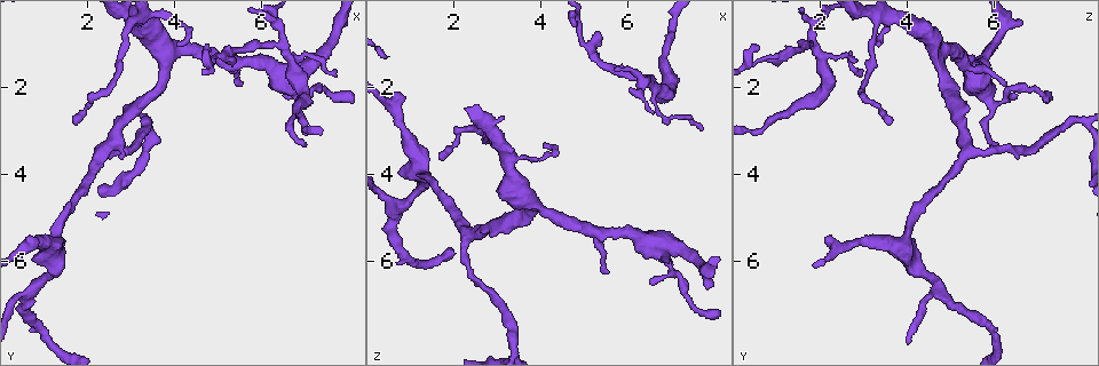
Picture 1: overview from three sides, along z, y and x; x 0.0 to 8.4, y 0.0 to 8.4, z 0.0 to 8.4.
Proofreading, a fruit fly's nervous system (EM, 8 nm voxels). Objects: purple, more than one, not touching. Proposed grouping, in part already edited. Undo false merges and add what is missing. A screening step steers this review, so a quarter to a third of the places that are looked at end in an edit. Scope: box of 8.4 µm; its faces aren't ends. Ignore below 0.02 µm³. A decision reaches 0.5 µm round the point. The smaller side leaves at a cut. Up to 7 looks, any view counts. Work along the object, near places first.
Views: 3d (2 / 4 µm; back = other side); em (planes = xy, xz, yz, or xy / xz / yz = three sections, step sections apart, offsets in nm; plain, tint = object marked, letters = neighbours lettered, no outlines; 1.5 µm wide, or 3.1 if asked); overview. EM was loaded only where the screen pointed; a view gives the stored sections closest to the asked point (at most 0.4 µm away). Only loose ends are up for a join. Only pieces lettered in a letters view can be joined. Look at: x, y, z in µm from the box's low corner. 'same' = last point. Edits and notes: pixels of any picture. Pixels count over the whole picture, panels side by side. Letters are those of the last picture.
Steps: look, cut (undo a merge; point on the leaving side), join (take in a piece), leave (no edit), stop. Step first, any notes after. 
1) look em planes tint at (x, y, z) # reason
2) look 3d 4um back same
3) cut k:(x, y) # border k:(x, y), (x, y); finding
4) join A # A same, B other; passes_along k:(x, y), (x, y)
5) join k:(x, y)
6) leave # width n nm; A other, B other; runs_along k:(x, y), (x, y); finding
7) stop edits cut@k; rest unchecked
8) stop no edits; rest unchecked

look em xy step 4 tint at (7.05, 2.30, 6.20) # a narrow waist

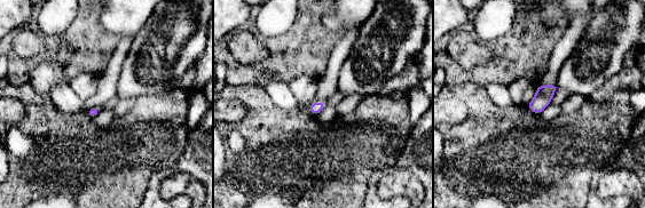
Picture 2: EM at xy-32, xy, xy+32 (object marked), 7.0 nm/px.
look em yz step 4 tint same

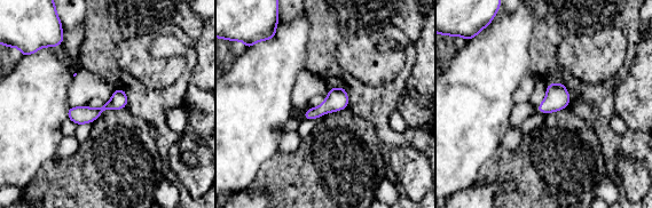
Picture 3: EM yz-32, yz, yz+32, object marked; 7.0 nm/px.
look em yz step 4 letters same # what lies round it

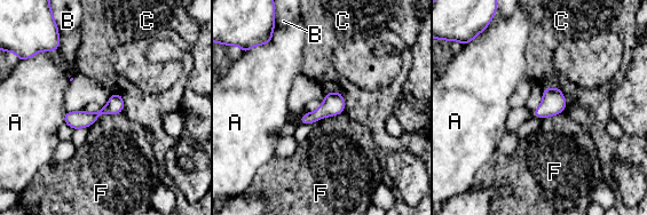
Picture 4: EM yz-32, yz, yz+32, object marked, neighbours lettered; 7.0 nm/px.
leave # longest_contact F 260 nm; A other, B other, C other, F other; all the same cell

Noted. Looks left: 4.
look 3d 2um at (7.75, 1.65, 3.00) # branch stops here

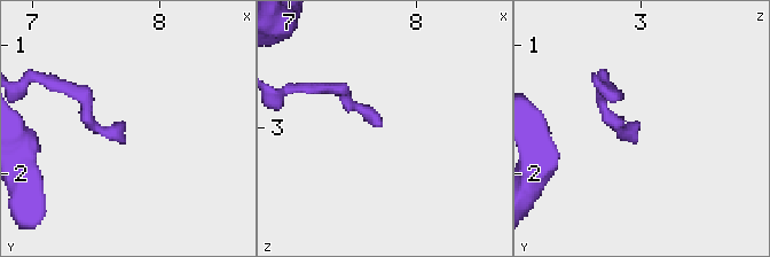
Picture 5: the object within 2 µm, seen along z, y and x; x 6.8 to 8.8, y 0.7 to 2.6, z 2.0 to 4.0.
look em yz step 8 letters at (7.72, 1.62, 3.00)

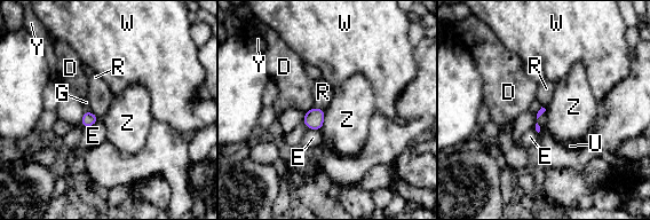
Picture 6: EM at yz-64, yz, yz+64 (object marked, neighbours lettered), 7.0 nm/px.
look em planes letters same

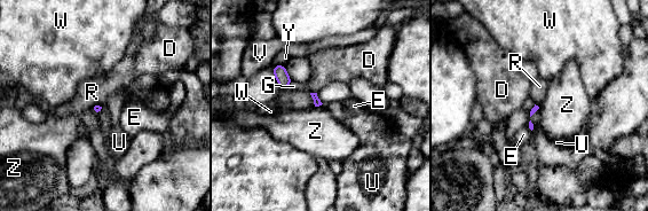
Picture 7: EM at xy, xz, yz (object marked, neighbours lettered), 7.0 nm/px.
leave # D other, E other, G other, R other, U other, V other, W other, Y other, Z other; border 7:(315, 106), (318, 107); no lettered piece goes on from it

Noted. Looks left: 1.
look em planes letters at (6.45, 1.10, 1.90) # arms part here

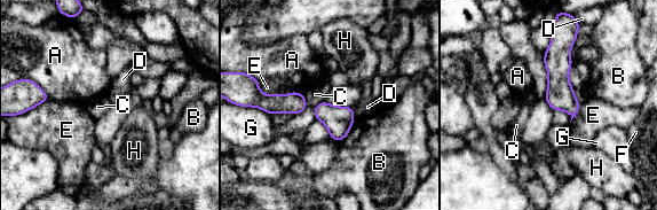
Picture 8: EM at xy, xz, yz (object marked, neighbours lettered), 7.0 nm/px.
leave # width 190 nm; longest_contact E 300 nm; A other, B other, C other, D other, E other, F other, G other, H other; continuous, no second cell

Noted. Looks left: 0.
stop no edits; rest unchecked

